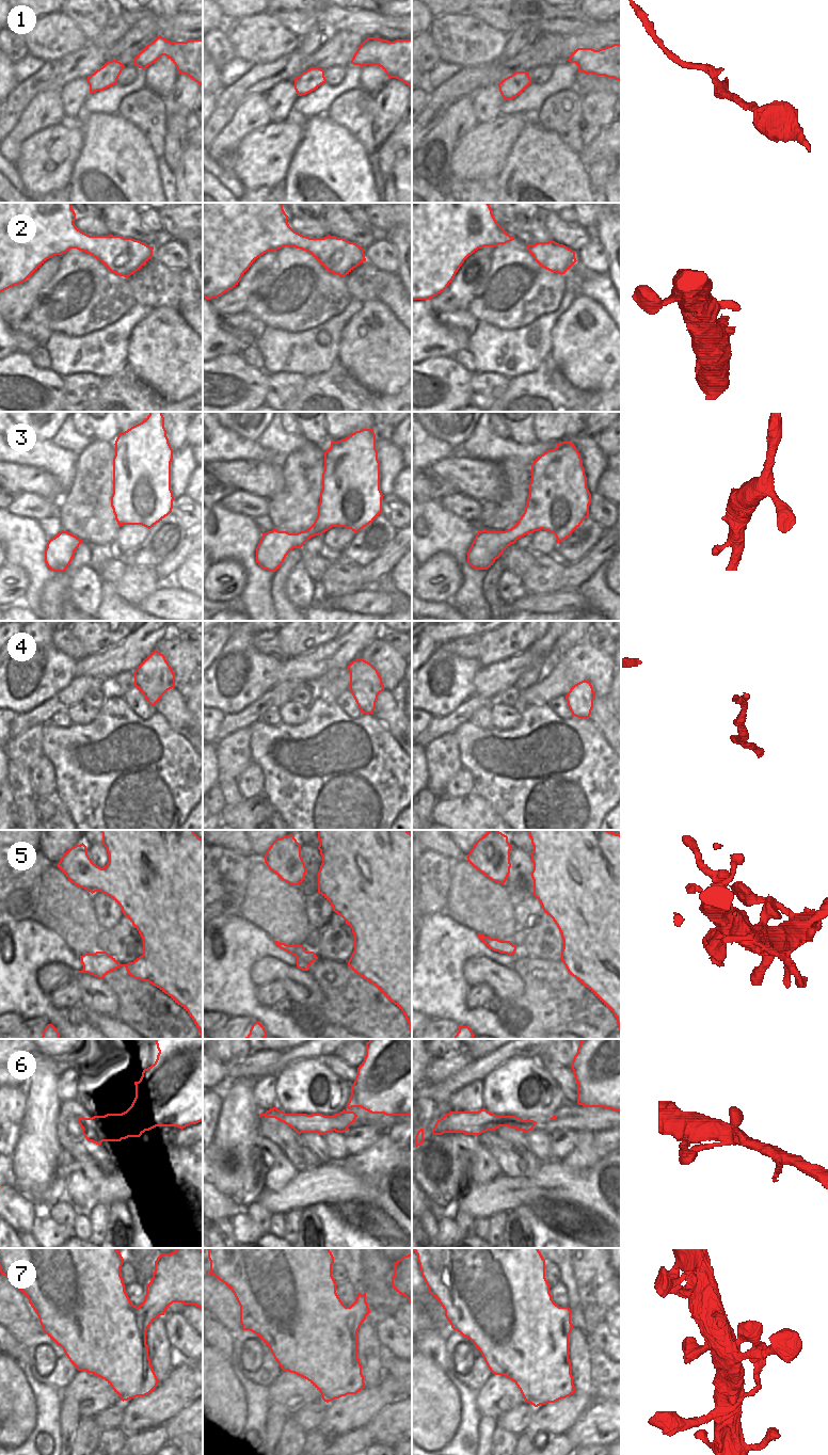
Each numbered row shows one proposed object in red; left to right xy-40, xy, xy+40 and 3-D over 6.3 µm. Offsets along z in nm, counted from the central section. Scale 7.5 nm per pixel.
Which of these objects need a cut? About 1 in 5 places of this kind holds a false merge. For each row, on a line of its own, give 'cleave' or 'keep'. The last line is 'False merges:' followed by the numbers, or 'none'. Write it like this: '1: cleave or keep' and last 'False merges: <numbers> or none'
1: keep
2: keep
3: keep
4: keep
5: keep
6: keep
7: keep
False merges: none

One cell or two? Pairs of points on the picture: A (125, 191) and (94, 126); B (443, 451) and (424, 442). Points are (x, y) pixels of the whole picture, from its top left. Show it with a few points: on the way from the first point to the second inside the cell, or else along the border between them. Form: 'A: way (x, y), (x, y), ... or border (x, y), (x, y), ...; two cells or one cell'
A: way (115, 175), (115, 154), (110, 142); one cell
B: way (439, 450), (432, 450), (428, 446); one cell

